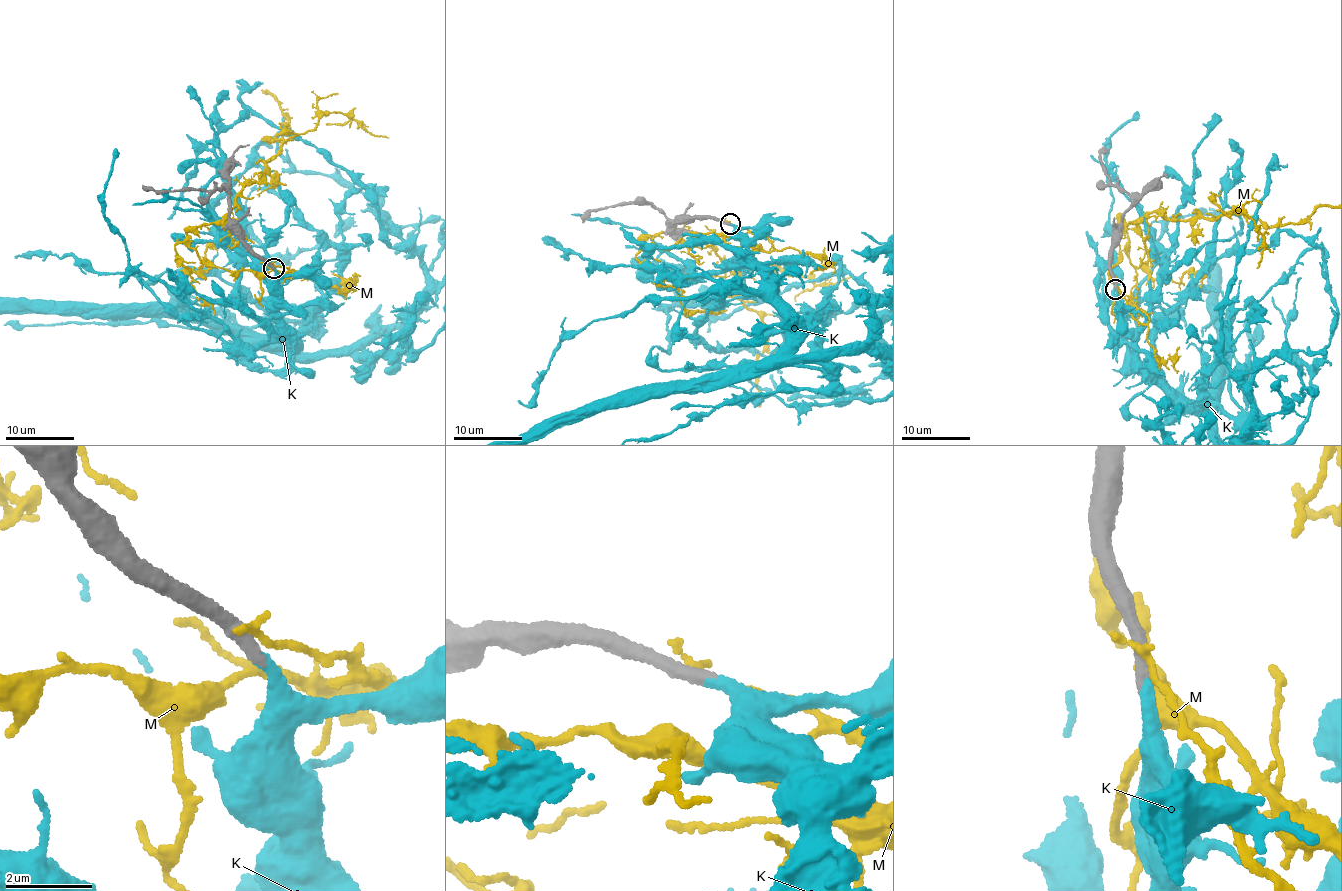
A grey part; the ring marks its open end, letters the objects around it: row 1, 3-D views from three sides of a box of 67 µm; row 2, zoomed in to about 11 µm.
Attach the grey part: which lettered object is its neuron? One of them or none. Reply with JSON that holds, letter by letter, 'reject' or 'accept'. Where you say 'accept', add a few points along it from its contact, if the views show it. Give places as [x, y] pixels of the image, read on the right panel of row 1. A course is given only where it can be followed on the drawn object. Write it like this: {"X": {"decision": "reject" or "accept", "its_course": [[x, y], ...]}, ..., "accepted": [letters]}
{"K": {"decision": "accept"}, "M": {"decision": "reject"}, "accepted": ["K"]}

